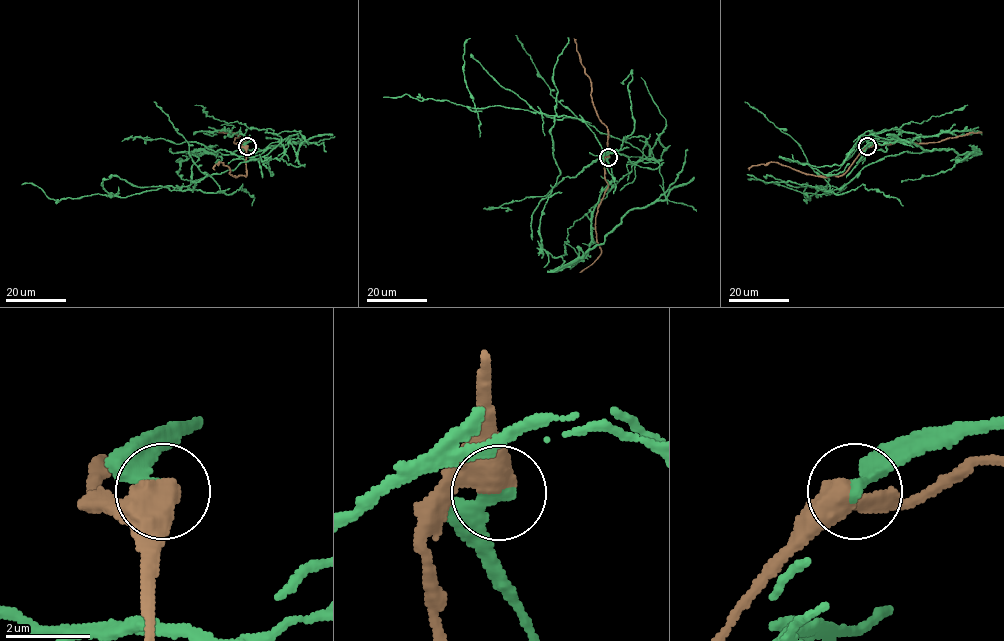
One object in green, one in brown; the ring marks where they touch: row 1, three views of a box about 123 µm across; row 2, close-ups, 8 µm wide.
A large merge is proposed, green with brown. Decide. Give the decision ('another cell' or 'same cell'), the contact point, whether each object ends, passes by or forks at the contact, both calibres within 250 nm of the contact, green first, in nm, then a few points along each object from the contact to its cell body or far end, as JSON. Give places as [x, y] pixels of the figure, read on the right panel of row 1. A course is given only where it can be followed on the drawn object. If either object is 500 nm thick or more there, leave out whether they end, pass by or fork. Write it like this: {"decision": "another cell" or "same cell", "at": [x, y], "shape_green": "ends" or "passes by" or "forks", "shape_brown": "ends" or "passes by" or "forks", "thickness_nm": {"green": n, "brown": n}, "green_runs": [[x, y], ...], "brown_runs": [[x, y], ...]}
{"decision": "another cell", "at": [867, 146], "thickness_nm": {"green": 400, "brown": 700}, "green_runs": [[867, 146], [890, 140], [900, 128], [865, 138], [827, 175], [826, 193], [830, 185], [801, 147], [745, 101]], "brown_runs": [[867, 147], [838, 176], [802, 173], [775, 162], [748, 168]]}

